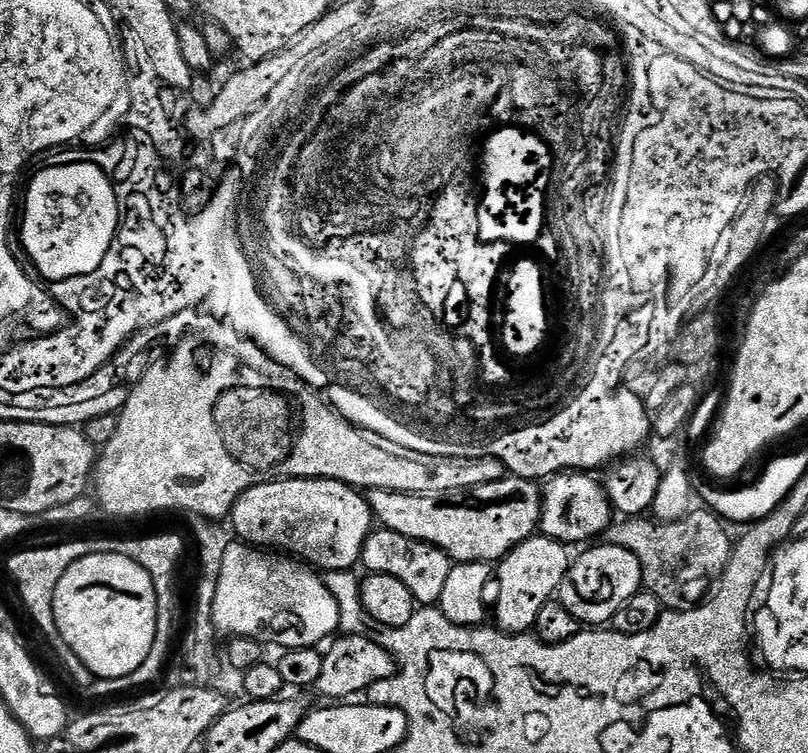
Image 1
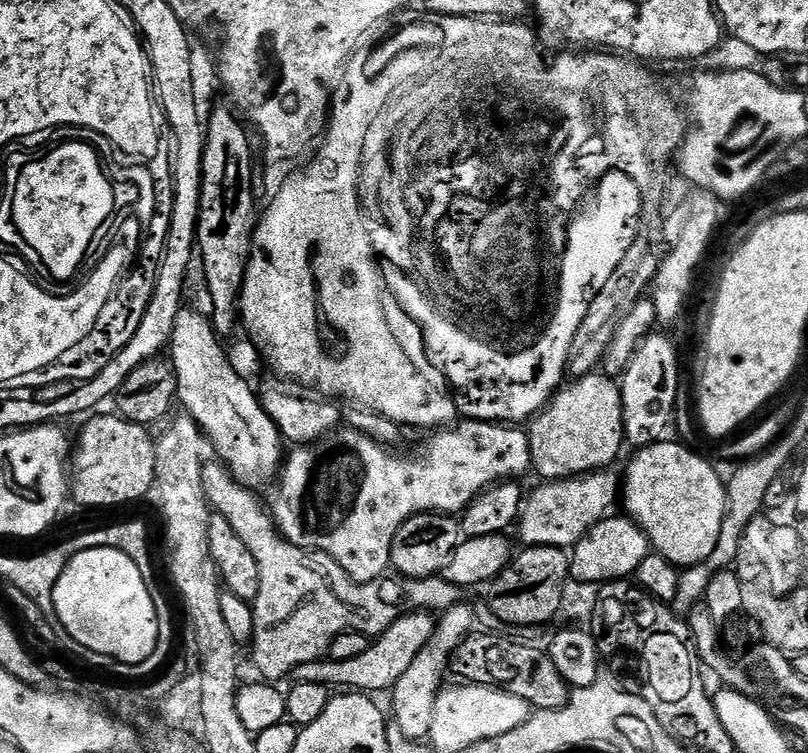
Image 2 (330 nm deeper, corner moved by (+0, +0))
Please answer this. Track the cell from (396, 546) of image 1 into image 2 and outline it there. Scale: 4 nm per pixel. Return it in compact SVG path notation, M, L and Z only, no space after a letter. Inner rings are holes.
M461 419L429 436L432 437L417 450L416 460L403 460L393 449L347 426L329 432L315 444L293 447L283 461L272 508L270 504L270 515L280 529L280 535L299 548L326 552L342 566L342 570L346 570L351 580L368 584L371 580L380 580L385 575L383 572L389 571L394 534L398 534L410 517L423 512L463 513L485 488L515 481L520 478L516 476L524 476L532 468L528 434L520 426Z

